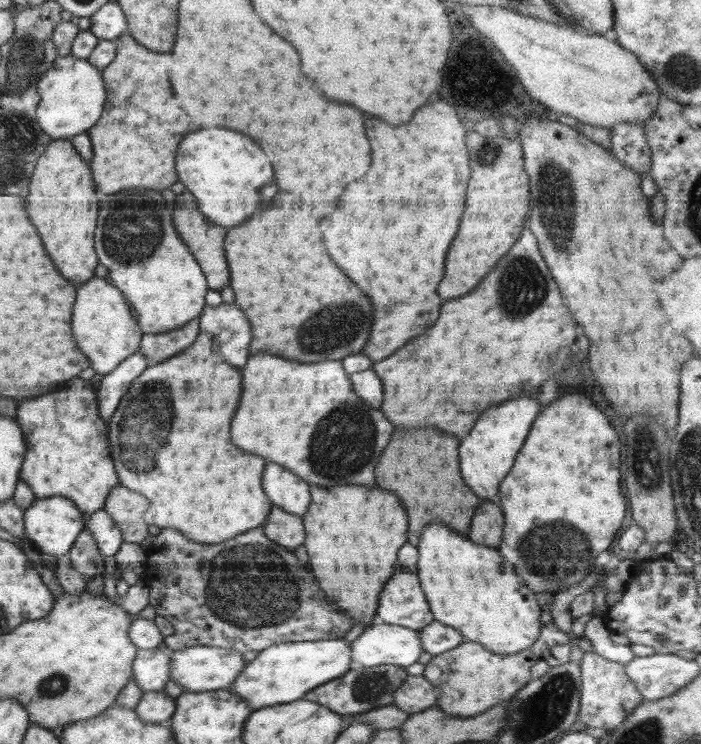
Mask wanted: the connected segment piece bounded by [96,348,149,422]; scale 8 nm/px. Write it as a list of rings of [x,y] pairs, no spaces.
[[[138,348],[134,354],[122,360],[116,366],[116,369],[104,375],[101,386],[96,390],[96,394],[98,394],[100,416],[106,422],[114,414],[114,410],[119,406],[122,397],[126,394],[132,382],[138,379],[138,376],[141,376],[142,372],[148,367],[146,356],[142,355],[142,351]]]

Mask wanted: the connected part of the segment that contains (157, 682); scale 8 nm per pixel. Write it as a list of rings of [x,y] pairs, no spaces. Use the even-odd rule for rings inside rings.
[[[172,649],[138,650],[132,662],[132,678],[142,694],[164,689],[170,682],[170,664],[172,664]]]

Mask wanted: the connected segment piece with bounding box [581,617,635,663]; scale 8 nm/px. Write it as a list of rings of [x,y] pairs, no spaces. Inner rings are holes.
[[[604,617],[586,621],[581,628],[584,629],[583,636],[591,641],[593,651],[600,656],[619,663],[630,662],[634,658],[630,645],[615,644],[610,640],[610,630]]]

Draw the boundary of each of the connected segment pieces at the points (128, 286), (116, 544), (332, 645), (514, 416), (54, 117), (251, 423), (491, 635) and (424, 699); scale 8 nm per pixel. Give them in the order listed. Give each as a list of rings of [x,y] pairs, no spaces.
[[[134,187],[110,194],[102,200],[98,226],[96,226],[96,254],[100,264],[108,269],[107,278],[118,290],[124,293],[137,317],[138,326],[143,333],[168,332],[189,323],[200,316],[205,308],[207,280],[198,261],[189,252],[188,246],[176,233],[172,212],[160,191],[150,188]]]
[[[102,508],[93,512],[91,515],[85,515],[84,529],[90,529],[94,535],[94,541],[98,543],[100,553],[106,556],[115,556],[124,542],[122,531],[116,525],[109,514]]]
[[[340,637],[274,644],[261,650],[254,660],[244,666],[242,674],[234,680],[229,690],[246,699],[252,712],[275,704],[294,702],[302,699],[306,692],[326,684],[329,680],[344,676],[353,668],[350,646],[350,642]]]
[[[514,398],[500,402],[488,408],[470,430],[470,434],[460,442],[459,468],[464,483],[477,494],[482,501],[496,501],[498,487],[502,479],[514,464],[516,455],[520,452],[536,416],[542,412],[538,400],[532,398]]]
[[[72,54],[54,59],[52,68],[38,80],[37,91],[41,99],[35,113],[40,128],[52,140],[68,139],[87,132],[98,122],[106,104],[106,85],[101,70],[88,59],[74,57]]]
[[[256,354],[246,362],[246,392],[242,380],[242,398],[232,420],[230,434],[238,448],[290,469],[310,485],[370,487],[374,486],[376,460],[394,430],[394,424],[378,412],[354,392],[354,385],[342,361],[300,364],[272,354]]]
[[[432,523],[420,533],[417,546],[420,586],[426,595],[434,620],[451,626],[464,635],[464,642],[474,641],[493,653],[516,654],[534,644],[542,624],[541,607],[536,593],[515,573],[514,567],[494,547],[476,544],[469,536],[460,535],[444,523]]]
[[[409,675],[400,684],[400,688],[396,688],[392,705],[410,714],[417,714],[426,708],[434,707],[438,698],[440,698],[440,690],[424,675]]]

